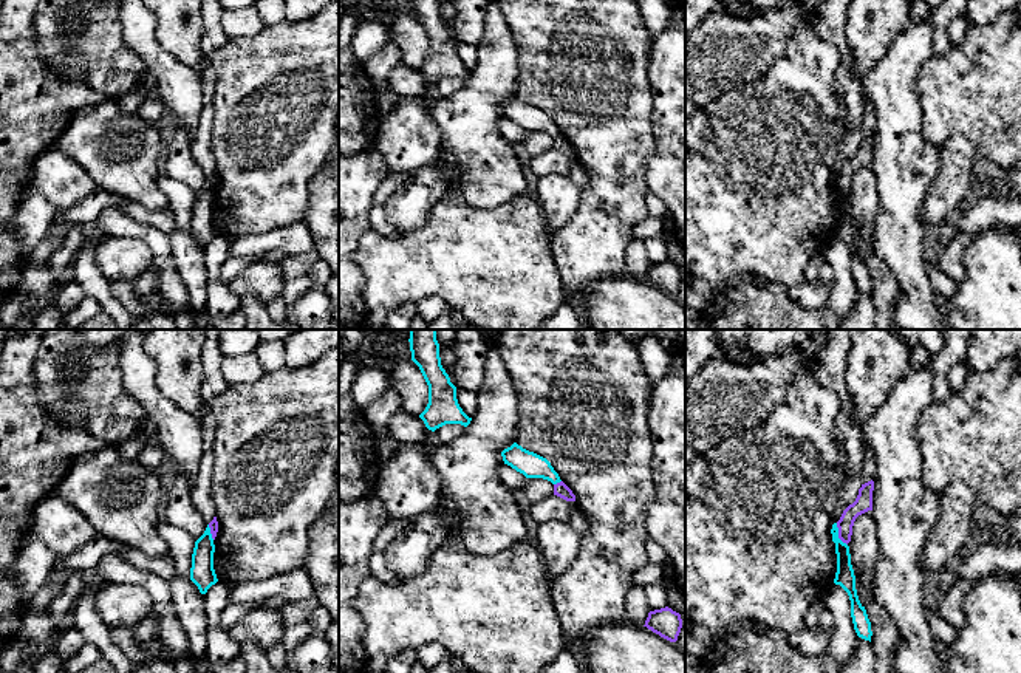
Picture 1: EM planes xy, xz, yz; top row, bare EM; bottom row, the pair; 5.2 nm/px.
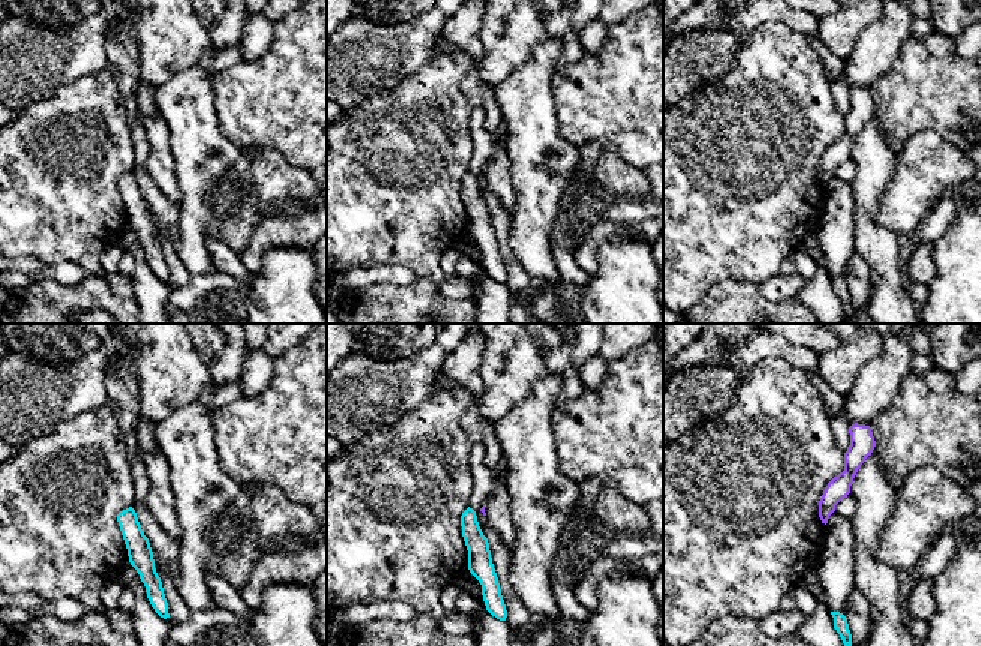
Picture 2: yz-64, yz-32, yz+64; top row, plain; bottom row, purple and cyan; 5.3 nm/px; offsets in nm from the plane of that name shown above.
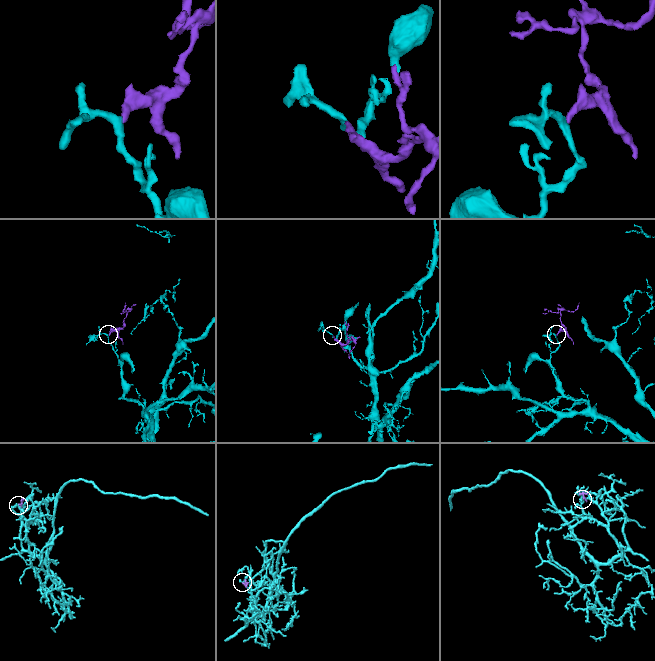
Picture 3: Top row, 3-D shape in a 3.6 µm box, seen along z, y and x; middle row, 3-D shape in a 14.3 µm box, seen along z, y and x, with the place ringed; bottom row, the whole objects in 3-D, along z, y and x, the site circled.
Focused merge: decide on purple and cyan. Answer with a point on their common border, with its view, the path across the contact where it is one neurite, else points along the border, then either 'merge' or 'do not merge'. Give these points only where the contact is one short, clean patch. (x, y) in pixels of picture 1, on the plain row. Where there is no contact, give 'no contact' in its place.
meets purple in yz at (839, 187); border along yz (836, 177), (837, 187), (846, 198); do not merge

